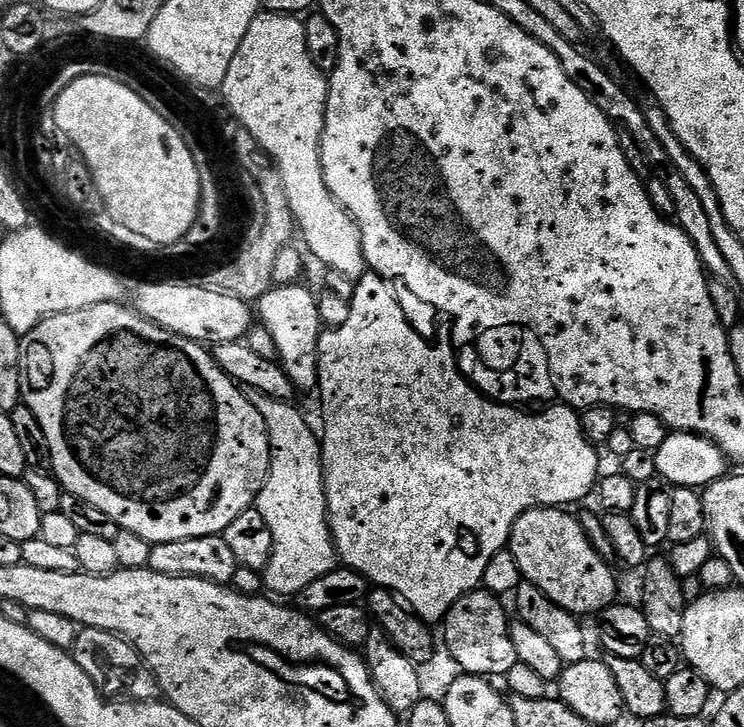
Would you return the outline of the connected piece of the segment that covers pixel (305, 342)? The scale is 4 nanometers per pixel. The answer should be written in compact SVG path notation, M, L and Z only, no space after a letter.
M303 283L274 286L258 302L258 320L274 338L278 363L301 392L308 392L320 383L318 378L318 342L322 325L318 314L318 296Z

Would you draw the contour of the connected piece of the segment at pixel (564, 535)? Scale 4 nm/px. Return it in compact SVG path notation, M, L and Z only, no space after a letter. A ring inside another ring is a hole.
M557 506L554 508L532 508L529 512L523 512L523 514L518 518L518 522L514 522L512 527L512 536L508 540L508 548L514 554L514 558L518 562L520 567L521 577L527 583L538 586L538 590L542 590L542 594L546 594L552 601L558 606L562 606L567 612L573 612L576 616L581 618L587 618L588 615L593 612L593 614L599 614L604 611L604 609L609 608L611 604L617 603L618 596L616 596L616 576L612 573L613 565L609 561L604 560L598 554L598 550L594 550L594 546L590 542L590 538L584 532L583 526L580 525L579 519L574 515L571 516L571 511L565 510L563 507Z

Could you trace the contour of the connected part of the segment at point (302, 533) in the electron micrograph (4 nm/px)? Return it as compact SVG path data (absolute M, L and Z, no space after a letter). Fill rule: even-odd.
M244 388L244 397L256 407L258 414L262 414L272 447L268 477L254 505L262 518L266 518L270 534L274 534L272 557L262 573L264 586L269 593L295 594L338 566L336 544L328 528L324 462L320 458L322 444L317 433L315 436L304 421L303 414L291 408L291 403L275 400L253 388Z

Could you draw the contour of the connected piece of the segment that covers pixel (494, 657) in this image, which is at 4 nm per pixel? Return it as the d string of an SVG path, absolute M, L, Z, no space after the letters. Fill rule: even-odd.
M477 590L468 592L444 617L442 644L454 656L462 673L485 678L507 677L508 671L518 662L514 654L514 642L510 642L510 612L503 608L501 597Z

